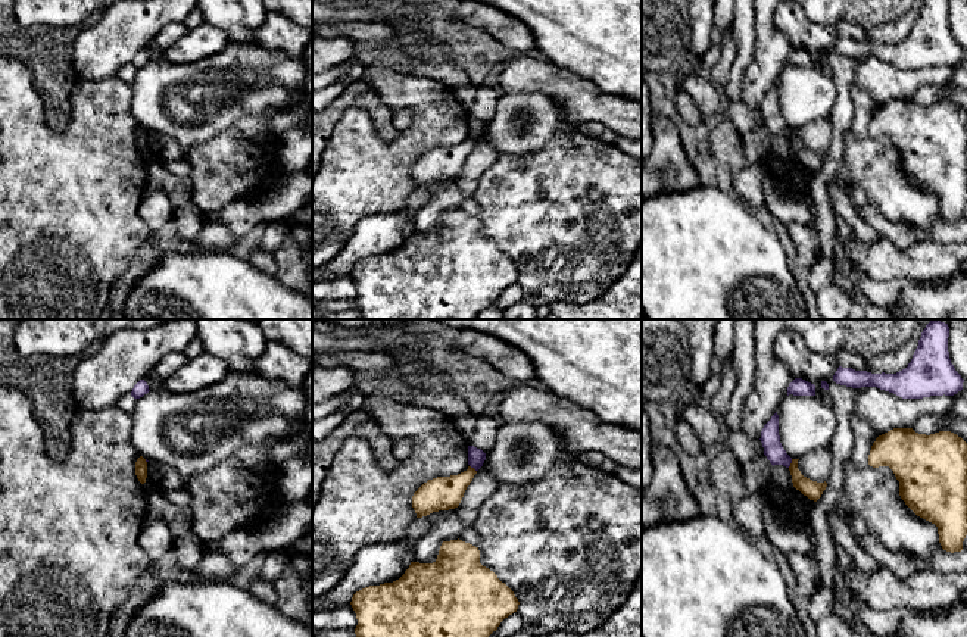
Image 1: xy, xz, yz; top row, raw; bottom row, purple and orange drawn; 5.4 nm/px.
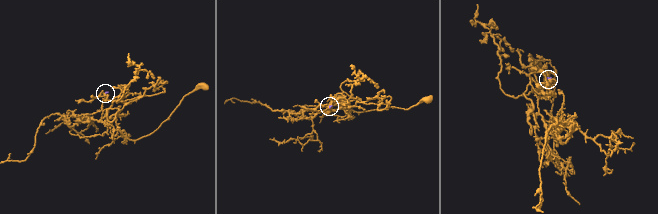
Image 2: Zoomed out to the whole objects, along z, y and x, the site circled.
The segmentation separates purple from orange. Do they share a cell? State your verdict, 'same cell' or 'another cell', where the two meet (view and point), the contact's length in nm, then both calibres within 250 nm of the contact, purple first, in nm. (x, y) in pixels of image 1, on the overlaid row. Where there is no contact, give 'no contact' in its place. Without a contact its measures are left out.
another cell; contact yz (791, 462); length 50 nm; calibres 110 and 100 nm

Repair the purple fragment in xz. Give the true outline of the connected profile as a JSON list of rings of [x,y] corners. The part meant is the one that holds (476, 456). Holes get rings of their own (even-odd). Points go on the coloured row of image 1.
[[[468,446],[468,465],[478,471],[486,460],[486,453],[481,449]]]

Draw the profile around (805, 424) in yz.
[[[786,396],[777,409],[780,443],[792,459],[829,447],[836,415],[815,396]]]

